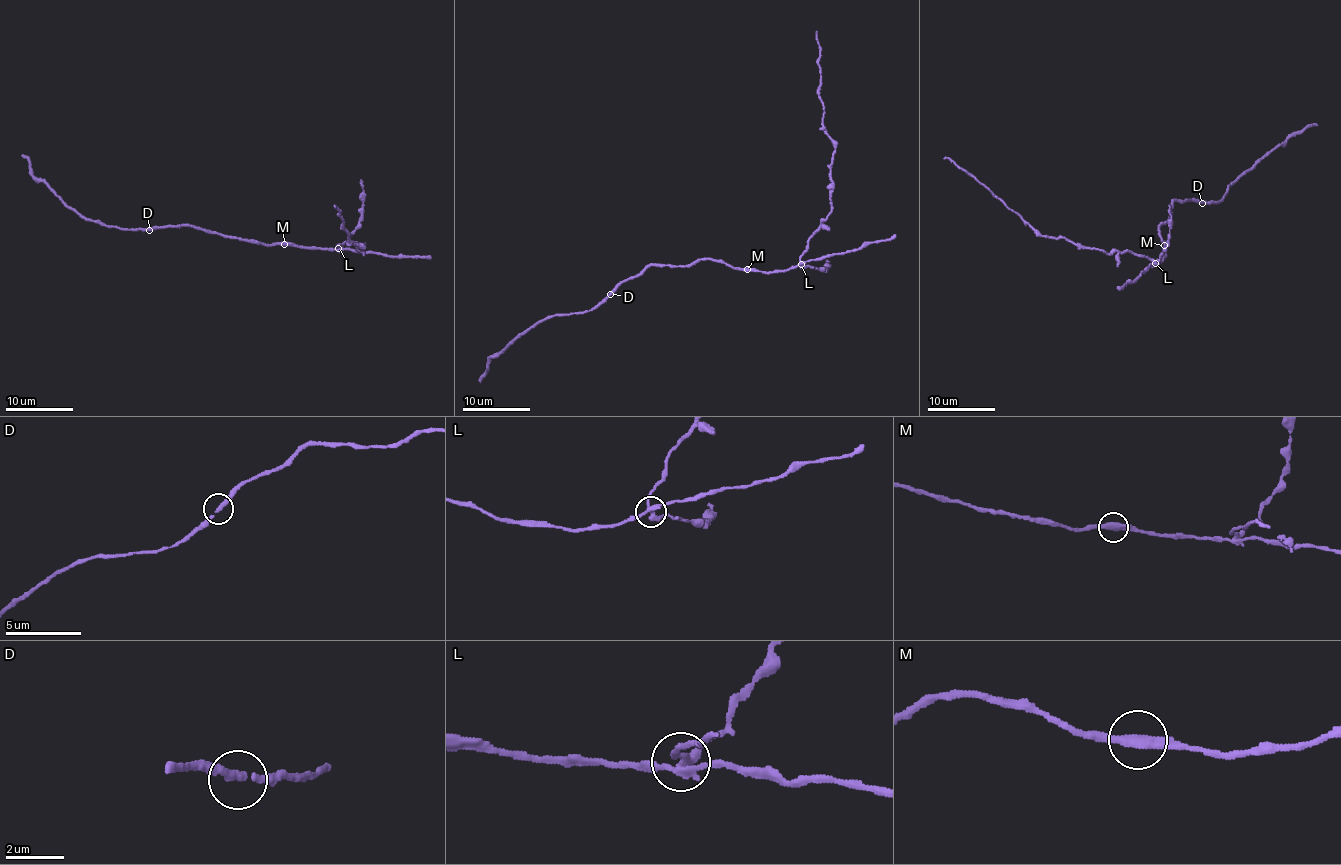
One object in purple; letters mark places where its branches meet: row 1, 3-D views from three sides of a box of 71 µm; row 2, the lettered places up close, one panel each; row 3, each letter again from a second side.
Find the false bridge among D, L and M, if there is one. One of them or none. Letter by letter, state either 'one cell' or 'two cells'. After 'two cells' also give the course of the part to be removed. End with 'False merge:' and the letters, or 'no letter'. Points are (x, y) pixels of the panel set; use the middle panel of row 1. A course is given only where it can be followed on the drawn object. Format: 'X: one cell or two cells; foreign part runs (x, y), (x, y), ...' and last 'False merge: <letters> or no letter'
D: one cell
L: two cells; foreign part runs (800, 264), (801, 256), (812, 236), (830, 210), (835, 142), (822, 122), (824, 106), (820, 98), (817, 31)
M: one cell
False merge: L

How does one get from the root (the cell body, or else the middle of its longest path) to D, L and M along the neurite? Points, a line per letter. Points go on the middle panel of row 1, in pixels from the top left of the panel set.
D: (732, 266), (705, 259), (680, 266), (647, 265), (638, 274), (623, 280), (610, 293)
L: (732, 266), (777, 272), (800, 264)
M: (732, 266), (747, 269)

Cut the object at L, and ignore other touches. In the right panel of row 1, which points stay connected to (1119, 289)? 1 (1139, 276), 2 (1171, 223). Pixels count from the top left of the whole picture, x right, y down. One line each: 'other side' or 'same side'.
1: same side
2: other side

